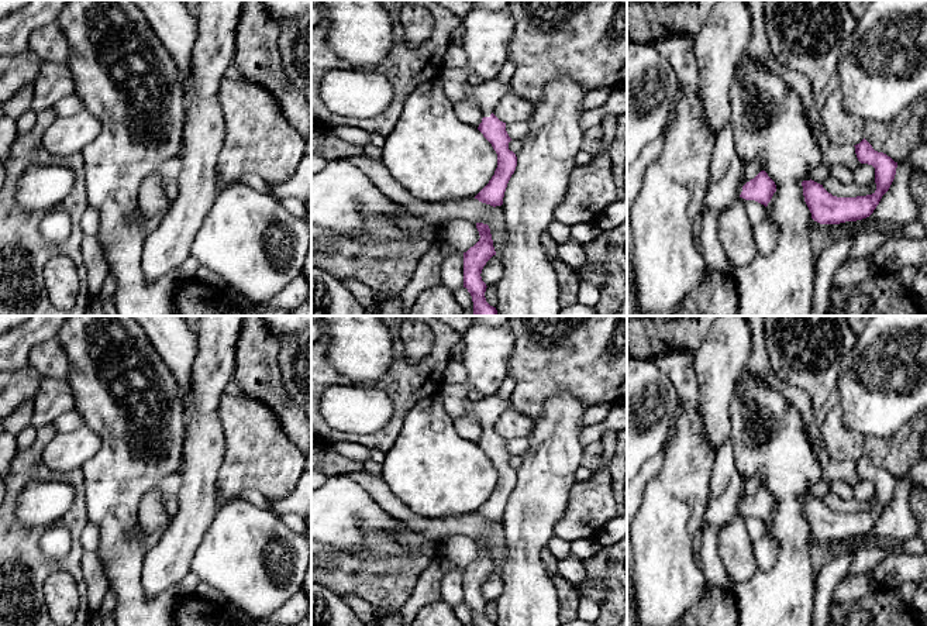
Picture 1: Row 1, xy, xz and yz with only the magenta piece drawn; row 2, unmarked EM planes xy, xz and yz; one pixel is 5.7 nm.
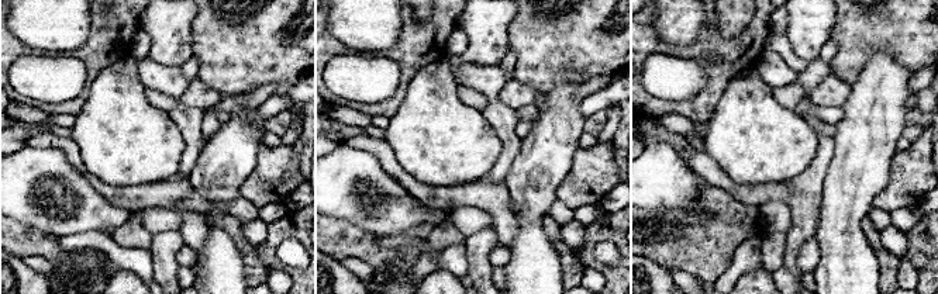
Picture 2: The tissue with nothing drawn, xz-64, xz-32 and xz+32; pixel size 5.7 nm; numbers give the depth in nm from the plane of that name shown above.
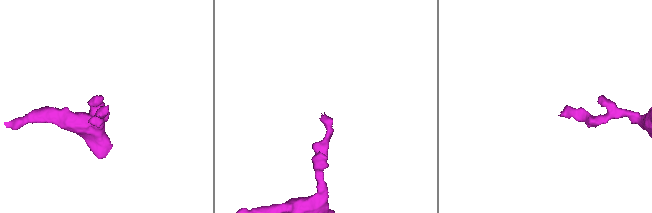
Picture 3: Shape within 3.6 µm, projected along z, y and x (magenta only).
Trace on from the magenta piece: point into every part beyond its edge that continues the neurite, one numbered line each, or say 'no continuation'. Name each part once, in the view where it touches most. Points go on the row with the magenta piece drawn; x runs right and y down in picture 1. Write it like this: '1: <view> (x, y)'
1: xz (486, 95)

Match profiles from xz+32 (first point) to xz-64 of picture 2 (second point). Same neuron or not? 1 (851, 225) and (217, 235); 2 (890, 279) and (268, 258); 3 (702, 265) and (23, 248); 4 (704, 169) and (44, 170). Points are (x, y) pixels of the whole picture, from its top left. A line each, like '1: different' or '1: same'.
1: same
2: different
3: same
4: different

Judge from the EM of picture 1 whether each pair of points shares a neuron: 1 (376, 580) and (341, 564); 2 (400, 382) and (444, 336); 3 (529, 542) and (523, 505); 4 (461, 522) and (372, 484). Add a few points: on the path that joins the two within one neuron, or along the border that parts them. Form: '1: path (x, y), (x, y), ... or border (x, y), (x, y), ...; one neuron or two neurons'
1: path (368, 580), (350, 573); one neuron
2: path (414, 379), (441, 350); one neuron
3: path (529, 533), (529, 513); one neuron
4: path (438, 525), (416, 523), (395, 506); one neuron

